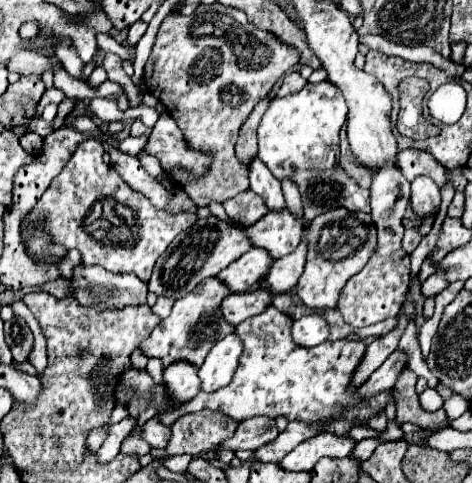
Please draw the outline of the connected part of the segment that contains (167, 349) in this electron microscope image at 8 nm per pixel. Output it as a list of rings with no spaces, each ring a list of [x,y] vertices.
[[[218,276],[208,278],[206,282],[200,282],[192,292],[188,292],[186,296],[182,296],[174,302],[170,316],[166,320],[162,320],[154,328],[154,332],[140,344],[142,352],[150,358],[162,358],[162,362],[166,366],[170,366],[176,360],[188,360],[196,366],[202,366],[210,348],[220,338],[234,332],[234,326],[230,326],[226,320],[210,320],[212,314],[218,310],[222,298],[228,294],[230,294],[230,288]]]

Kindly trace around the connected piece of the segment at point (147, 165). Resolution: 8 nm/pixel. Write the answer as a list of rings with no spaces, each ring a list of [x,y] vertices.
[[[138,154],[138,158],[140,158],[140,162],[142,162],[144,170],[146,170],[150,176],[158,178],[158,176],[162,174],[162,166],[160,166],[160,162],[158,162],[156,158],[152,158],[152,156],[146,156],[146,154]]]

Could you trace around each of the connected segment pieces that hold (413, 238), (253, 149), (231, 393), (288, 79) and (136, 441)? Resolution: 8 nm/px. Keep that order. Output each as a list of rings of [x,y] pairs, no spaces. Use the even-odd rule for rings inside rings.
[[[414,226],[414,228],[408,228],[408,230],[406,230],[406,236],[404,236],[404,240],[402,240],[402,246],[404,246],[404,250],[406,250],[408,254],[412,254],[414,248],[420,244],[420,240],[422,240],[420,226]]]
[[[270,96],[264,98],[264,100],[260,100],[260,102],[254,106],[252,114],[248,116],[248,120],[244,122],[244,126],[242,126],[242,130],[240,130],[240,136],[238,136],[238,142],[236,142],[236,156],[238,156],[244,164],[248,164],[248,162],[254,158],[254,154],[258,152],[258,146],[256,146],[256,130],[258,130],[258,122],[260,122],[262,114],[268,110],[270,100],[272,100]]]
[[[272,304],[262,314],[238,324],[236,330],[244,340],[244,352],[232,382],[226,388],[210,394],[200,392],[178,410],[158,414],[160,422],[170,426],[182,414],[208,408],[226,414],[236,422],[252,416],[276,418],[278,414],[284,414],[288,420],[300,420],[306,424],[320,420],[344,420],[352,426],[366,426],[372,416],[386,410],[388,400],[394,398],[394,390],[384,390],[362,398],[358,388],[352,388],[352,374],[358,368],[358,362],[362,362],[362,354],[368,346],[366,340],[328,340],[306,350],[306,346],[294,346],[294,340],[290,338],[290,326],[292,318]]]
[[[290,72],[290,74],[284,76],[284,80],[282,80],[276,96],[282,98],[282,96],[288,96],[288,94],[300,92],[304,88],[304,84],[306,84],[306,80],[300,76],[300,72]]]
[[[128,438],[128,440],[122,442],[122,448],[120,448],[122,454],[126,454],[126,456],[136,456],[136,458],[148,454],[148,450],[150,450],[150,446],[148,446],[142,438]]]

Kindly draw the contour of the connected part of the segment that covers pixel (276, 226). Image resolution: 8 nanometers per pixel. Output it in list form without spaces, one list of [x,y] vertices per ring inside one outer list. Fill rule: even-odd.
[[[288,208],[268,210],[268,214],[254,226],[248,226],[248,236],[254,246],[266,248],[272,258],[282,258],[298,246],[304,234],[304,224],[306,220],[292,214]]]

